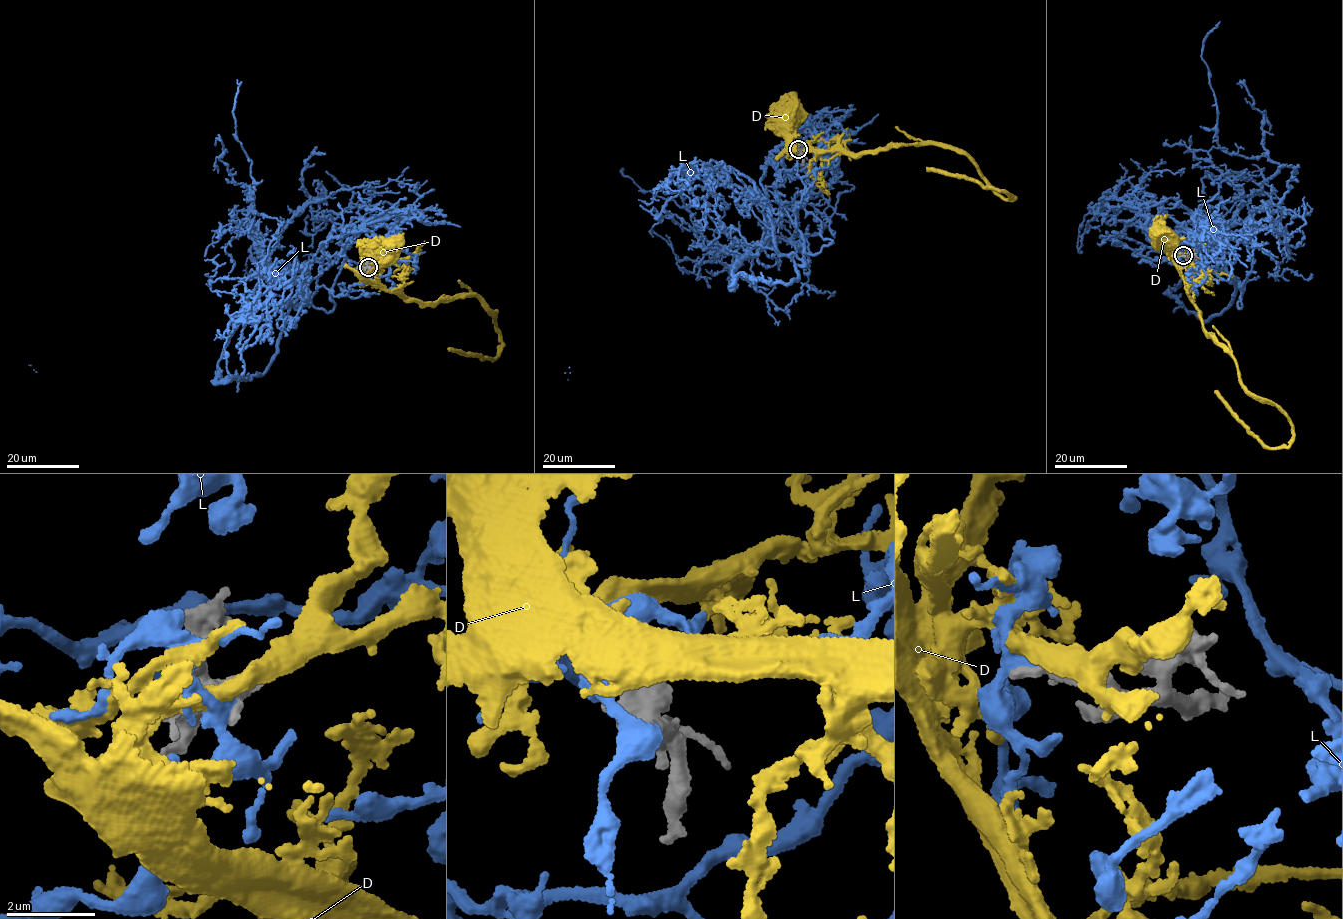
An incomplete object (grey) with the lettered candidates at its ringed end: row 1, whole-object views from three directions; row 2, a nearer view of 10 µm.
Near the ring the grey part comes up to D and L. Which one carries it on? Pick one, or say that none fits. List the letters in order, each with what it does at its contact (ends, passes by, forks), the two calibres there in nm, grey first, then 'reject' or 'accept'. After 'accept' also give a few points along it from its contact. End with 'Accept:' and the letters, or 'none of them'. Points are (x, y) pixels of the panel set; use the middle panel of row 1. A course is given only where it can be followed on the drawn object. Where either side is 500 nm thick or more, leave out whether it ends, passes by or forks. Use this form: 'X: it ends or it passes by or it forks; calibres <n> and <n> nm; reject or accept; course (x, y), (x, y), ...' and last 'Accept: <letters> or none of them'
D: it passes by; calibres 420 and 320 nm; accept; course (798, 149), (793, 149), (785, 134), (787, 122), (784, 116), (785, 112), (790, 114)
L: it passes by; calibres 320 and 320 nm; reject
Accept: D

